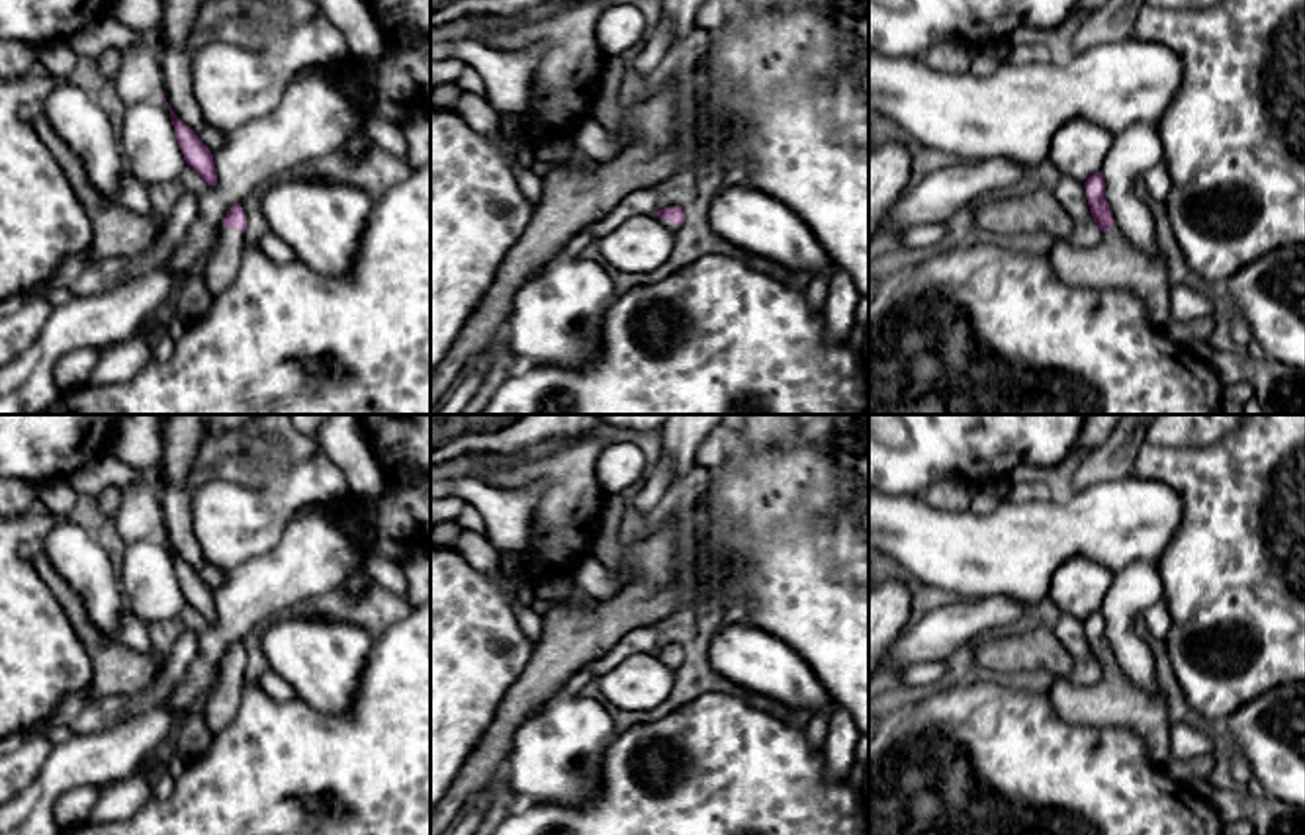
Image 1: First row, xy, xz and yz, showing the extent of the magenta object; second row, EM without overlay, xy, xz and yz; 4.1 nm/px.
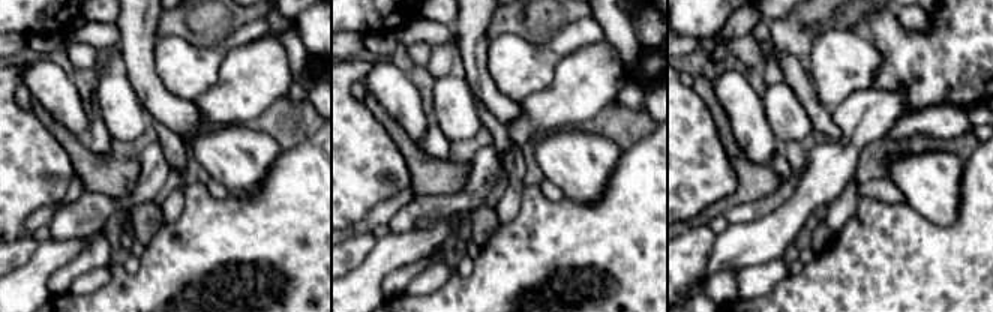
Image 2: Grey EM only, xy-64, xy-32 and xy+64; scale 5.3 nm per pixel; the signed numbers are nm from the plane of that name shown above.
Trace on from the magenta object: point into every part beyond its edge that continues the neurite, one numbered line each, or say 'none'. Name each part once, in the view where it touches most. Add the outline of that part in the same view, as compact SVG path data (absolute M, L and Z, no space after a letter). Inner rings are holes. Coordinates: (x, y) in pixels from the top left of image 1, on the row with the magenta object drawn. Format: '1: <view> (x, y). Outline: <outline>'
1: xy (224, 264). Outline: M223 227L219 241L202 272L207 289L217 295L225 291L241 270L241 256L245 250L245 233Z

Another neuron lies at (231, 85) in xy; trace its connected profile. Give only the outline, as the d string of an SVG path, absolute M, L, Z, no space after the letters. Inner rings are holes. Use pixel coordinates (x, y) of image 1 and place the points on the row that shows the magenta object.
M323 14L258 45L213 41L192 53L190 84L203 119L231 133L272 113L293 76L348 55L340 29Z

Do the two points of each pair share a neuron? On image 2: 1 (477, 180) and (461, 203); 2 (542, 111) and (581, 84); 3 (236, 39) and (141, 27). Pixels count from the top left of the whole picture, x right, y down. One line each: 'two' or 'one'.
1: one
2: one
3: two

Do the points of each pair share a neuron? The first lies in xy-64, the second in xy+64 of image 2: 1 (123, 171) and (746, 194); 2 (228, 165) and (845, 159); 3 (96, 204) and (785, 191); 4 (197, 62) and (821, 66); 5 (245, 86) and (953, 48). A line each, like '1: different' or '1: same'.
1: same
2: different
3: same
4: same
5: different

